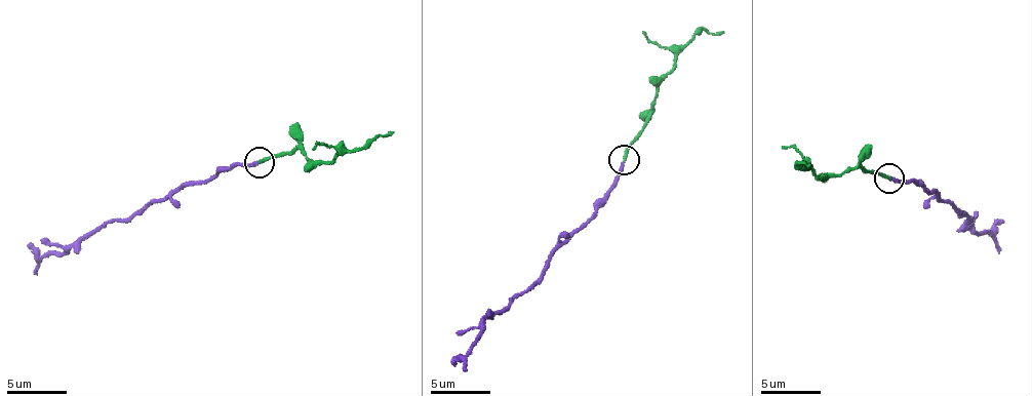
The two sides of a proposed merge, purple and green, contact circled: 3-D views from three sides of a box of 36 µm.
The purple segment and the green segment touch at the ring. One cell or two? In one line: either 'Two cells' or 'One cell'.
Two cells

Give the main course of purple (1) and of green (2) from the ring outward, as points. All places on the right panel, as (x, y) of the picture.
1: (889, 176), (910, 179), (962, 211), (969, 216), (965, 222), (994, 238), (999, 253)
2: (889, 176), (858, 167), (823, 179), (798, 166), (810, 164)

